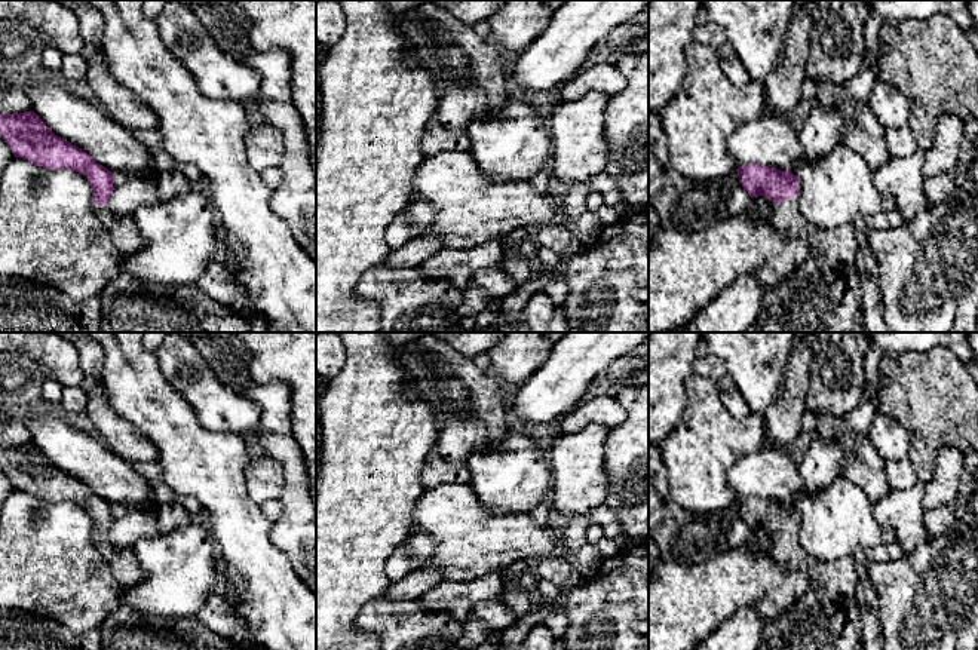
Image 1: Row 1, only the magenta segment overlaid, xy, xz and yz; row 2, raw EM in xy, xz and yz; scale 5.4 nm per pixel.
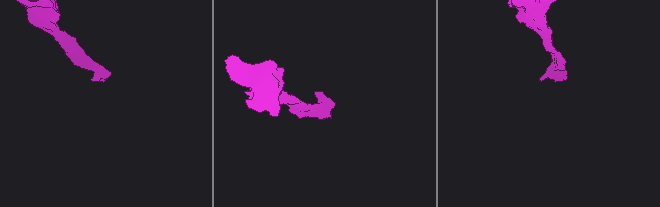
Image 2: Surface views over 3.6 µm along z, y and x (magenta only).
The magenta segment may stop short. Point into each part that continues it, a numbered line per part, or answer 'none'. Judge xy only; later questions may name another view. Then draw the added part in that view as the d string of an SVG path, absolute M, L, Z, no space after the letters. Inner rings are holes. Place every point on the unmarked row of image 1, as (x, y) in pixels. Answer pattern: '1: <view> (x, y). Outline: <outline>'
1: xy (123, 564). Outline: M93 537L93 543L102 558L108 562L111 574L122 589L131 589L144 579L134 548L116 548L108 537Z

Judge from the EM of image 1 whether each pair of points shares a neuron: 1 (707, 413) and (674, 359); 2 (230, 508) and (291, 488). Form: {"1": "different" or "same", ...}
{"1": "different", "2": "different"}

